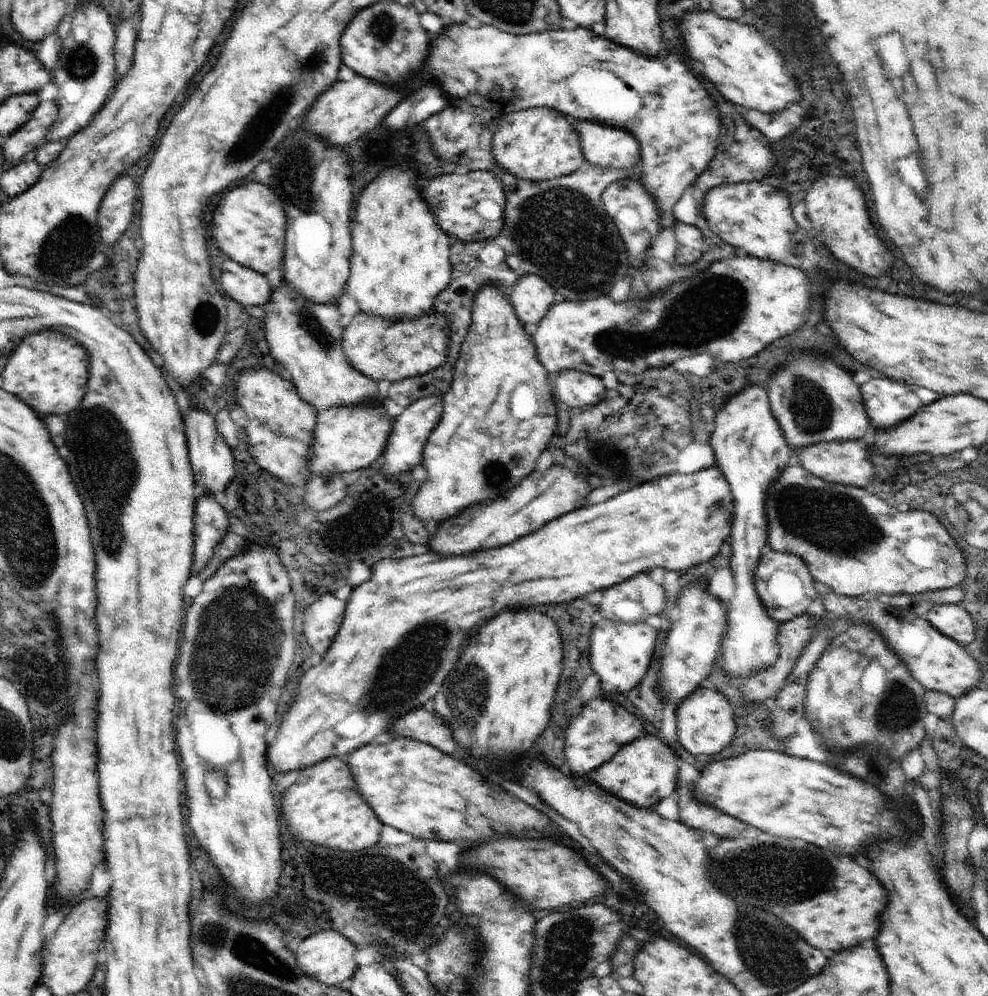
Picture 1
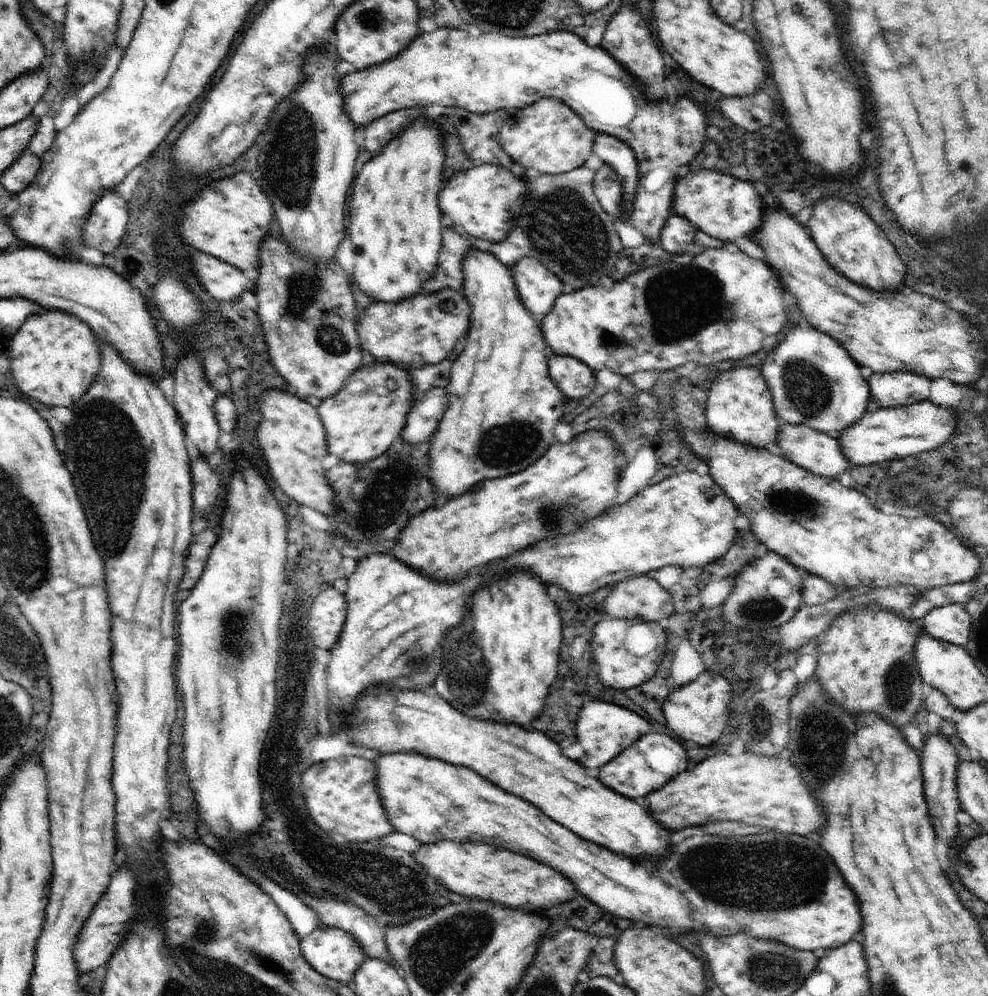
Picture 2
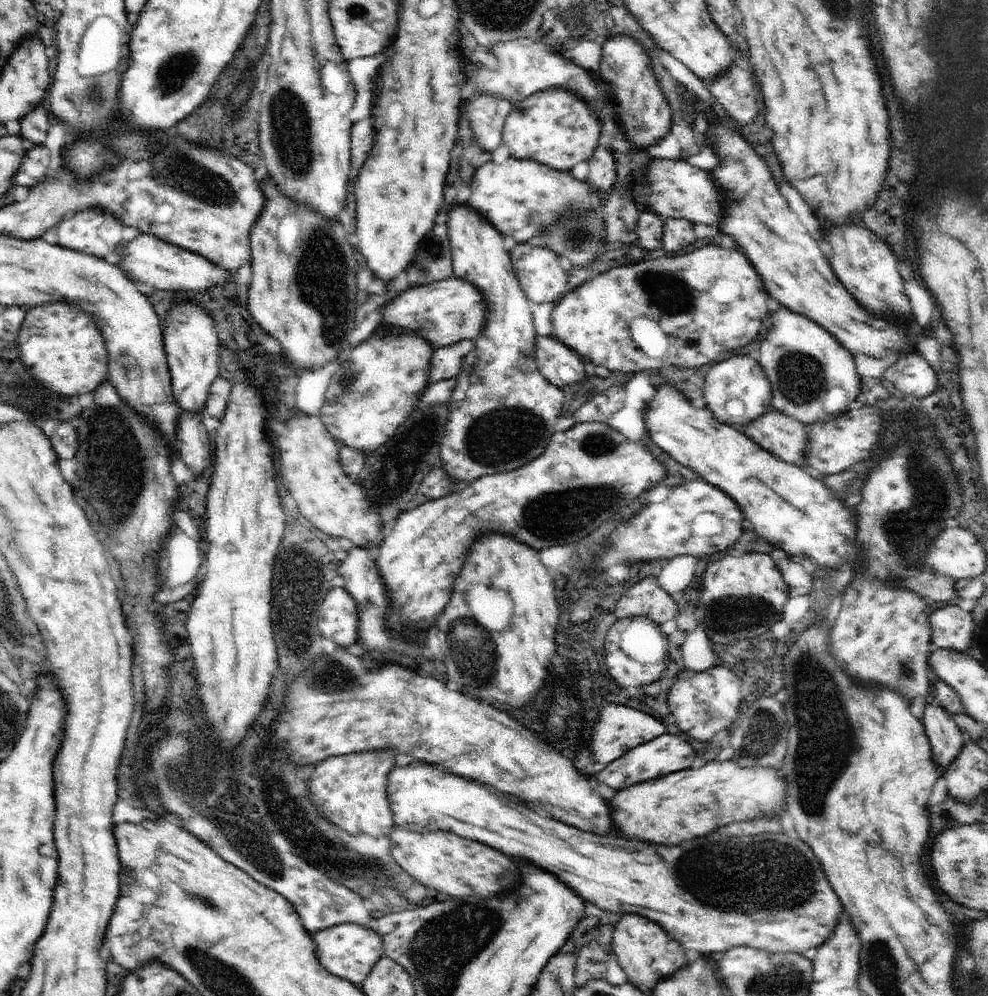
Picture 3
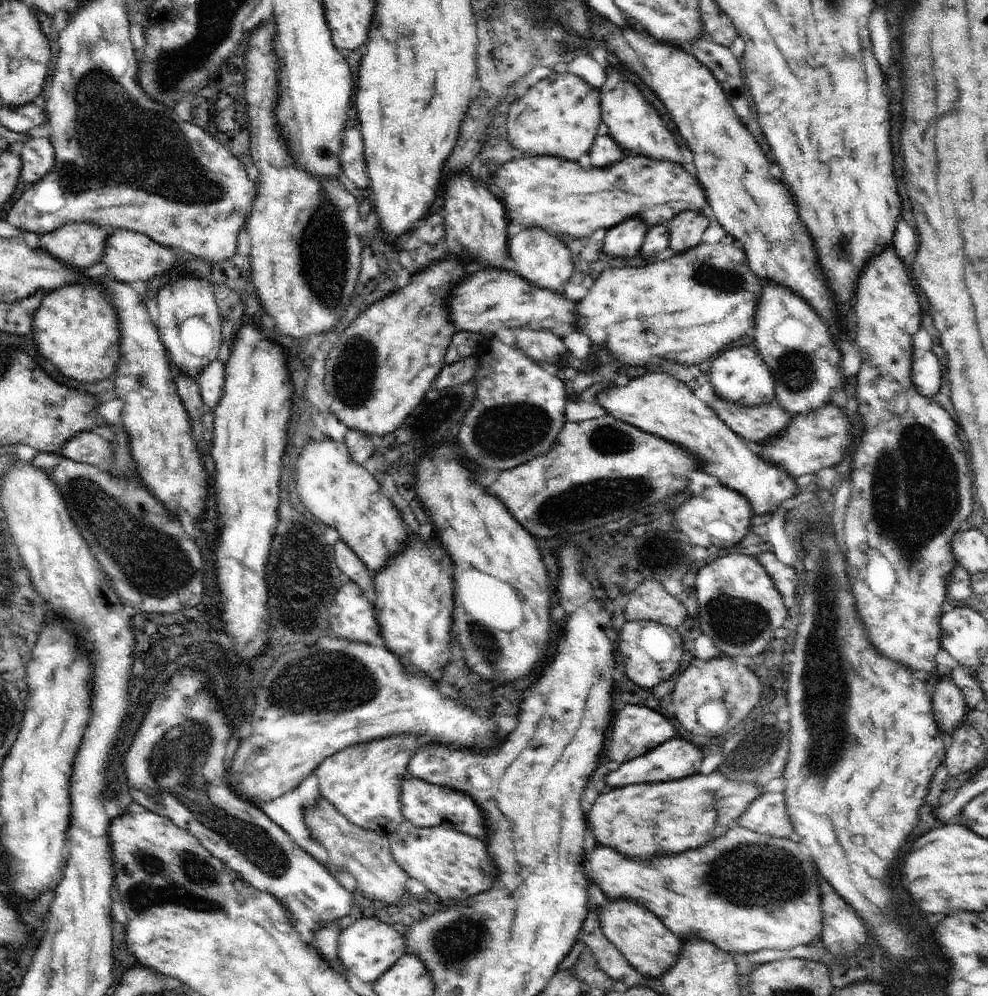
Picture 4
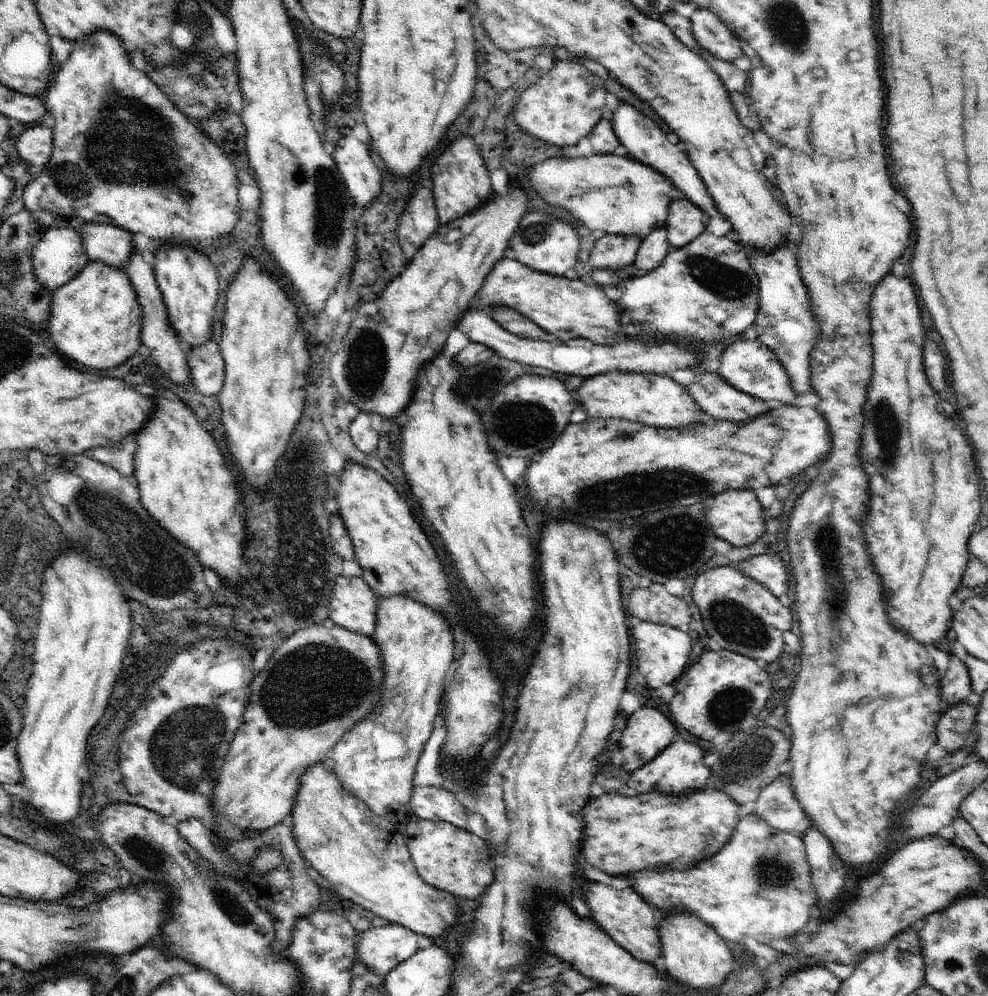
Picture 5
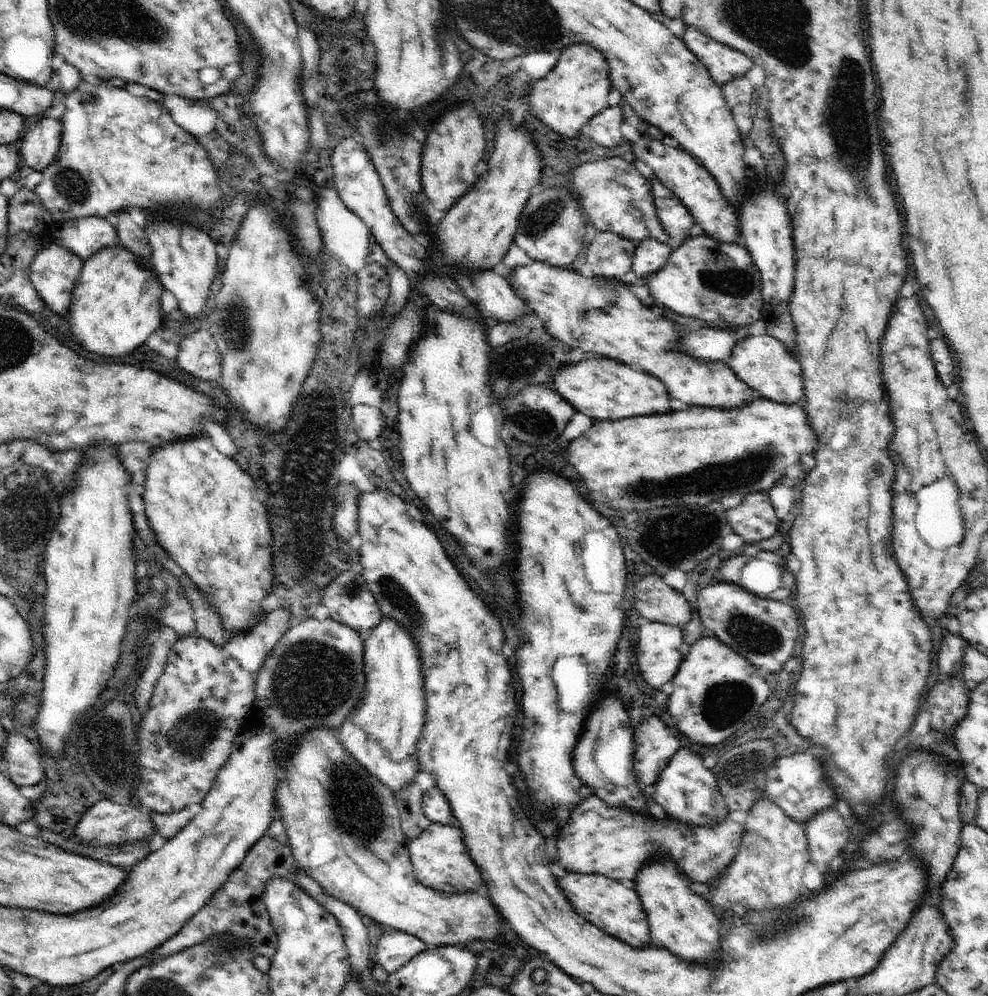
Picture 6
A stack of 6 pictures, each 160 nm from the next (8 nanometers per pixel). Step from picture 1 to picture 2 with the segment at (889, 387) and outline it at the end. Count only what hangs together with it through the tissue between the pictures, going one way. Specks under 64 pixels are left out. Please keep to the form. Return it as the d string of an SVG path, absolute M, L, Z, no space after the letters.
M914 372L872 374L868 382L879 408L896 408L926 401L928 388L932 384L926 376Z

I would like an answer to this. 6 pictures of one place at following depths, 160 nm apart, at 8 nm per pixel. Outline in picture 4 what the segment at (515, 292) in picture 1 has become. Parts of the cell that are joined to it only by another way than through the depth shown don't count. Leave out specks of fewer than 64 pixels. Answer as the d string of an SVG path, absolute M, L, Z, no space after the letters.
M525 227L508 241L508 252L516 262L516 273L541 289L562 290L574 272L573 256L562 240L542 227Z

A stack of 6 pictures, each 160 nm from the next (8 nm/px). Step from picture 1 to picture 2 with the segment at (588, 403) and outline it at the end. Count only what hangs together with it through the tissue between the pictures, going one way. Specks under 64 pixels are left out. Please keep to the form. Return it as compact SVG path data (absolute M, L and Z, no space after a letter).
M549 352L547 374L568 399L582 400L596 386L594 371L574 357Z

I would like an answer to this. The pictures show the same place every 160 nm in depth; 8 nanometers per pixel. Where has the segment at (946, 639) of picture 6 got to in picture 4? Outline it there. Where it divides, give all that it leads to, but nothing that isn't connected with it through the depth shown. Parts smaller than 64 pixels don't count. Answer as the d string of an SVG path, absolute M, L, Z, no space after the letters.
M945 677L935 684L932 706L938 728L946 738L964 722L968 712L965 694L950 677Z

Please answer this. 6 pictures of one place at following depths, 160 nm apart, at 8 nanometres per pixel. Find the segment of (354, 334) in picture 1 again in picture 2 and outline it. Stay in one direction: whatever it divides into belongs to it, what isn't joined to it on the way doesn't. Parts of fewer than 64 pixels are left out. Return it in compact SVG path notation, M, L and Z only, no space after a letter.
M463 289L440 290L436 294L416 294L402 302L374 302L358 317L357 333L361 350L367 350L383 363L396 363L405 369L414 369L416 362L435 365L444 360L456 342L466 336L471 323L471 304Z

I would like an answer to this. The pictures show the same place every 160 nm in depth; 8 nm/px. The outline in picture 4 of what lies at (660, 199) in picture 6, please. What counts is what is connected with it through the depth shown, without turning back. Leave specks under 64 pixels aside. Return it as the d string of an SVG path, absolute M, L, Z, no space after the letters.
M685 210L670 222L669 247L674 252L683 253L702 242L702 233L708 228L710 220L701 212Z

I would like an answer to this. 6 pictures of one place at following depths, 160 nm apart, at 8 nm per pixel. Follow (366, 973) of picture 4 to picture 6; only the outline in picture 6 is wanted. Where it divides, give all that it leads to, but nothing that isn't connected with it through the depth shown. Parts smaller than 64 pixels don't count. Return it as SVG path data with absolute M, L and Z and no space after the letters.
M404 931L384 932L373 948L374 964L380 964L389 975L411 958L430 948L423 940Z

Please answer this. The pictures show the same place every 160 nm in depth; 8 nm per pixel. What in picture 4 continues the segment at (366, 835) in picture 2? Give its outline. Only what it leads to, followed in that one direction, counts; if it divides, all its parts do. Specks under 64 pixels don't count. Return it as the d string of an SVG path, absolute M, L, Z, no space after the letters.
M404 733L356 743L329 756L315 770L319 794L326 797L348 821L381 835L394 834L404 820L400 802L410 759L421 748L417 734Z

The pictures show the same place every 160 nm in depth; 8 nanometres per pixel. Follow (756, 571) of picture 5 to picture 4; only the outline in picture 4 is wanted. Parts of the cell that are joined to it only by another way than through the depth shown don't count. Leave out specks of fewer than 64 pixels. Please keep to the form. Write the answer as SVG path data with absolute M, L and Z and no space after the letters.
M762 553L756 558L760 560L764 570L770 575L774 586L780 591L782 596L796 596L800 594L800 575L796 574L789 566L782 564L781 560L772 553Z

